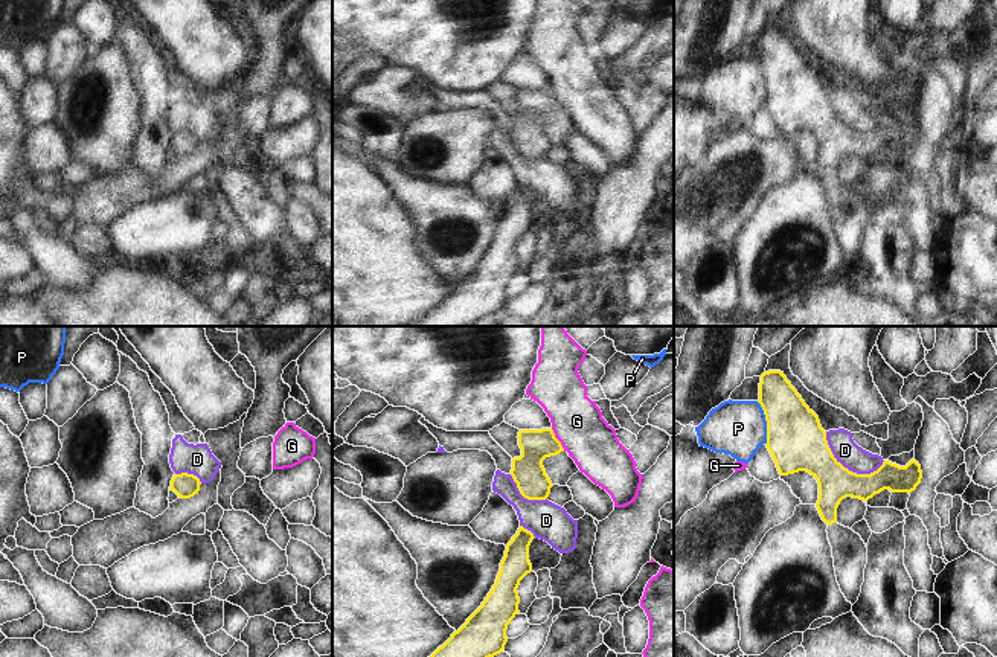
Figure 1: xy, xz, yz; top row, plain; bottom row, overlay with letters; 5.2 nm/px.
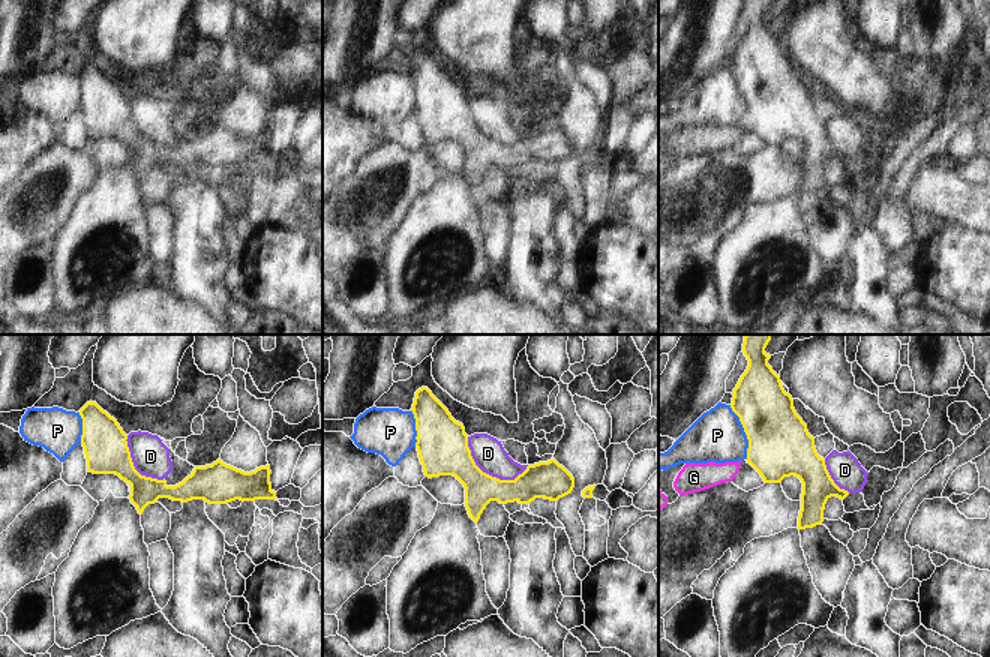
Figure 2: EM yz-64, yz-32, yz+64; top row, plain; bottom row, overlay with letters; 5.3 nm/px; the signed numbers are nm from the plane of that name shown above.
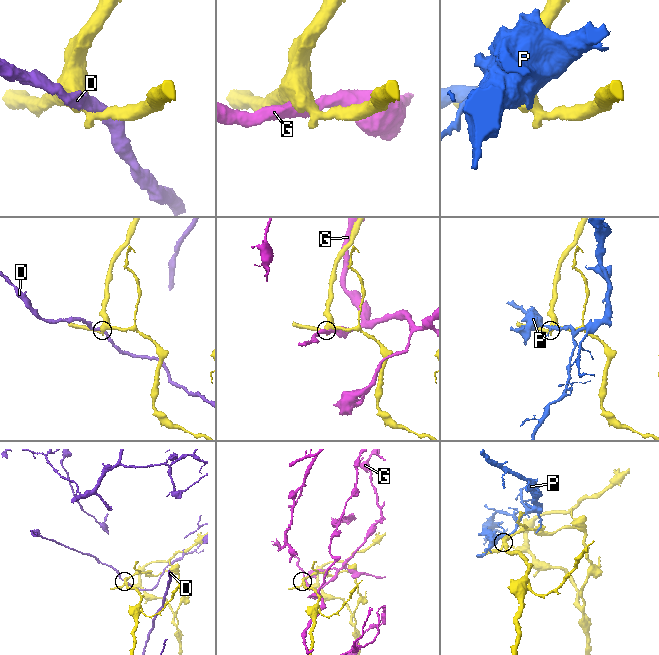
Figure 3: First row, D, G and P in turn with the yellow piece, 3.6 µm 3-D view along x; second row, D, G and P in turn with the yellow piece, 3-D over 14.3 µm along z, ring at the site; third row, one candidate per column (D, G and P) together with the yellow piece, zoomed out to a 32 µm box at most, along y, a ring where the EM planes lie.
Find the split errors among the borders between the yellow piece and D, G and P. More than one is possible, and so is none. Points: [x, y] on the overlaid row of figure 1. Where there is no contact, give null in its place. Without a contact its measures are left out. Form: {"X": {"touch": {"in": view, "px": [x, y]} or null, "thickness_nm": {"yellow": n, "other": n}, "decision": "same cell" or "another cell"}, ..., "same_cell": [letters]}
{"D": {"touch": {"in": "yz", "px": [846, 468]}, "thickness_nm": {"yellow": 240, "other": 140}, "decision": "another cell"}, "G": {"touch": {"in": "xz", "px": [557, 439]}, "thickness_nm": {"yellow": 170, "other": 280}, "decision": "another cell"}, "P": {"touch": {"in": "yz", "px": [767, 423]}, "thickness_nm": {"yellow": 300, "other": 280}, "decision": "another cell"}, "same_cell": []}

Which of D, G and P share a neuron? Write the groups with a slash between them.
D / G / P

